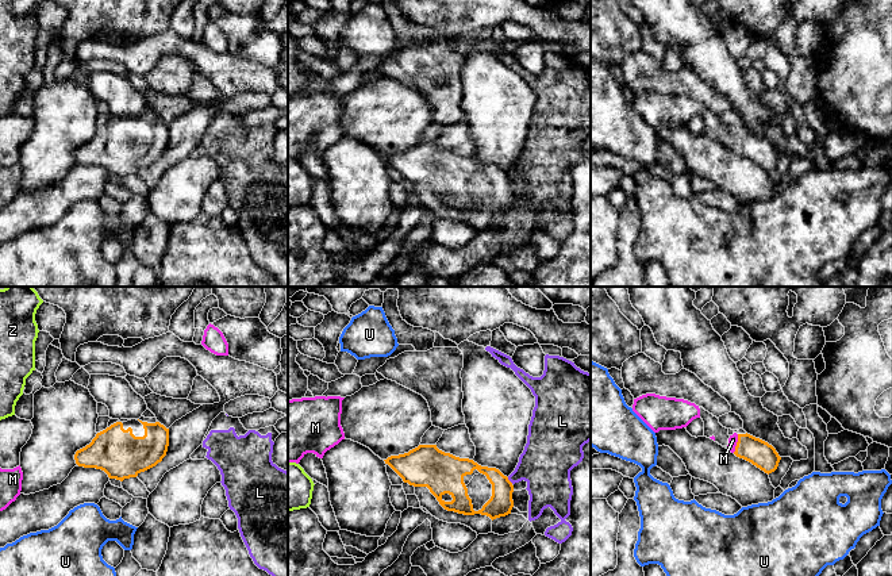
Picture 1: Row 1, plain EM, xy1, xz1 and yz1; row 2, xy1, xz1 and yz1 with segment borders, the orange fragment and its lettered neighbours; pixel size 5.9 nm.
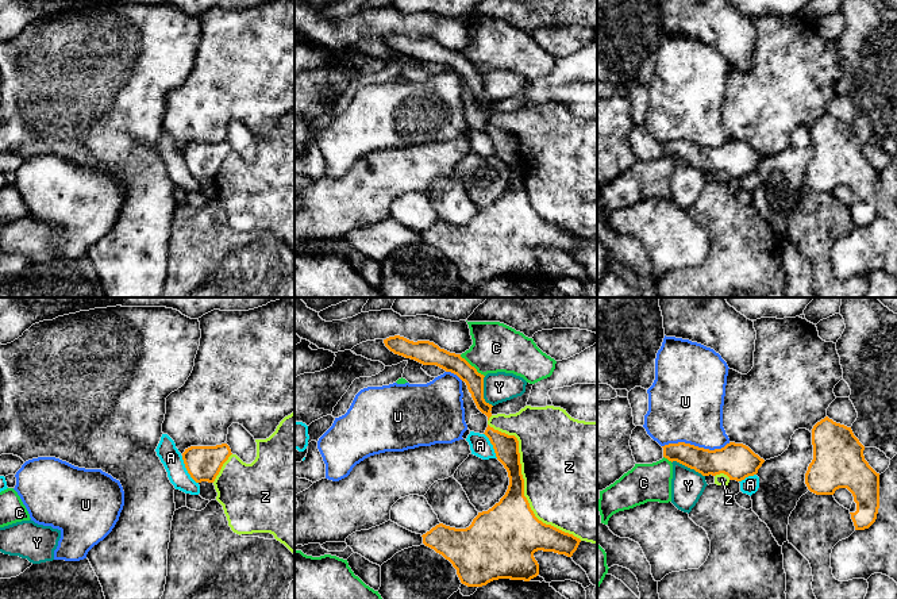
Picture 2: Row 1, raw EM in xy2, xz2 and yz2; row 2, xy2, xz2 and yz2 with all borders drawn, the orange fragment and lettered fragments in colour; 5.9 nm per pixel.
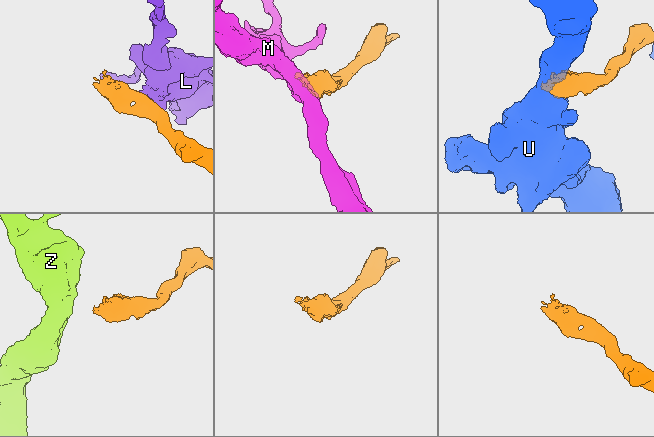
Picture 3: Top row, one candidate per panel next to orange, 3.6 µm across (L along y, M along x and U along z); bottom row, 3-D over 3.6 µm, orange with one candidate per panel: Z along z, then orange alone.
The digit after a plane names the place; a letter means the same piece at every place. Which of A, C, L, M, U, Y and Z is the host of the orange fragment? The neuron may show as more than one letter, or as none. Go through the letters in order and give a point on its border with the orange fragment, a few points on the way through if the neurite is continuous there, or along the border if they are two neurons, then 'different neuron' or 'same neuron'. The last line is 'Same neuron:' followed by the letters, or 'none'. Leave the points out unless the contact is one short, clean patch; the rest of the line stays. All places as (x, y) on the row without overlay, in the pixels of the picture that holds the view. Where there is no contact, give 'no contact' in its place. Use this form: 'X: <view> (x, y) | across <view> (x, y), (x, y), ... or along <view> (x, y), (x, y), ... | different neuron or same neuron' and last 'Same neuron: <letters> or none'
A: xy2 (187, 166) | along xy2 (181, 153), (187, 169), (197, 180) | different neuron
C: xz2 (470, 62) | along xz2 (459, 52), (484, 73) | different neuron
L: xz1 (508, 177) | different neuron
M: yz1 (737, 141) | across yz1 (760, 150), (737, 141), (733, 137) | same neuron
U: yz2 (696, 144) | different neuron
Y: yz2 (688, 164) | along yz2 (672, 158), (693, 165), (704, 173) | different neuron
Z: xz2 (523, 183) | different neuron
Same neuron: M

